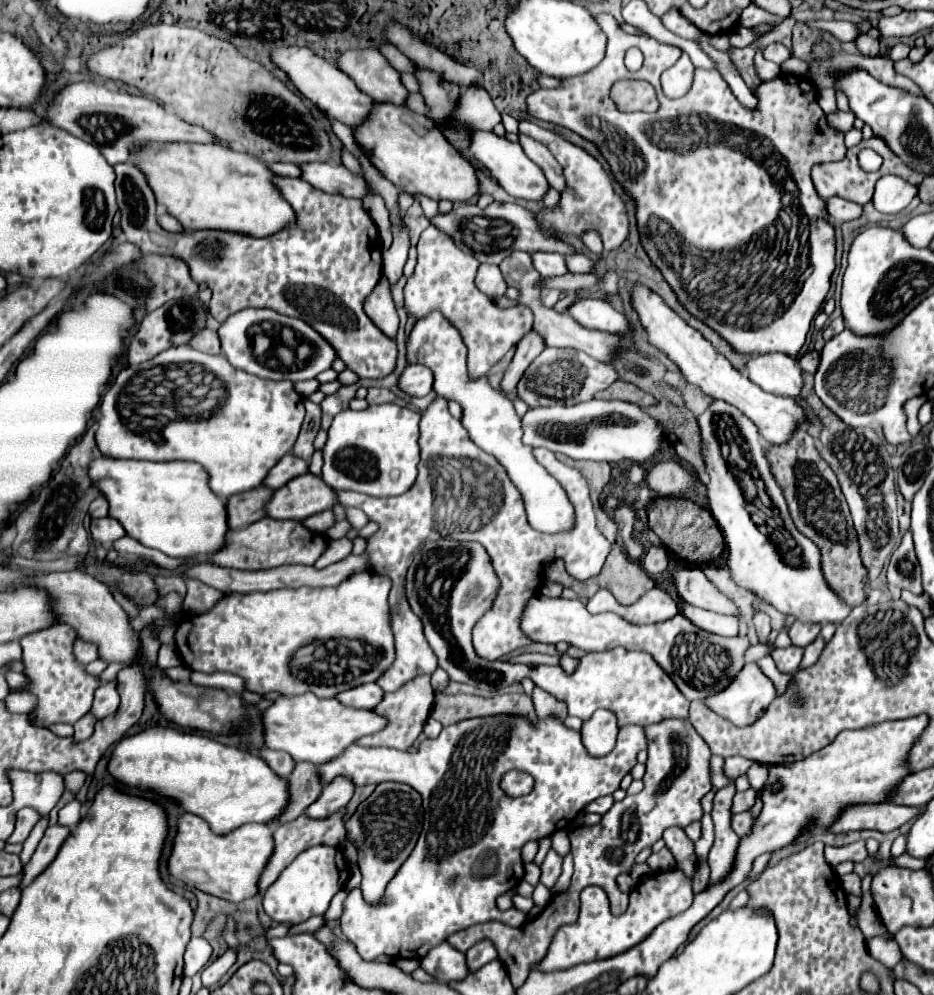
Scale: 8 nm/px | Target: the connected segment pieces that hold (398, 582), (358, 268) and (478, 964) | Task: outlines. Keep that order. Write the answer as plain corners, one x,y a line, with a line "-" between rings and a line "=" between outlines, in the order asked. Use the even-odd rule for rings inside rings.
436,398
426,408
426,412
422,414
422,420
420,420
420,448
422,448
422,460
420,460
420,466
418,466
418,478
406,494
396,496
396,498
374,498
374,496
364,496
360,492
338,492
338,502
340,504
360,508
364,514
368,514
370,520
378,522
380,528
378,528
376,534
372,534
368,538
366,552
370,556
372,570
378,572
378,574
390,576
392,582
394,582
392,594
390,594
390,606
392,606
392,630
396,634
396,662
392,664
392,670
388,670
388,674
384,674
384,678
380,678
380,682
378,682
378,686
382,686
384,692
396,692
398,688
402,688
406,682
414,680
416,676
432,674
438,668
438,658
426,642
422,620
412,612
412,608
406,600
406,590
404,590
406,570
412,564
416,548
420,548
420,544
424,544
426,540
446,540
446,538
450,538
450,540
478,540
486,548
486,552
490,554
494,570
498,572
498,578
500,578
502,586
500,586
500,594
498,594
492,610
486,612
474,628
474,650
484,660
498,660
498,658
502,658
502,656
506,656
506,654
522,648
522,646
534,644
534,640
528,638
526,632
520,628
520,620
524,616
526,602
530,598
534,598
542,588
542,580
538,580
538,578
544,572
544,566
548,562
552,562
556,558
562,558
566,562
567,572
575,579
584,581
598,575
610,554
610,550
612,550
612,544
596,528
596,516
590,499
587,480
581,475
580,471
564,466
558,460
556,454
560,454
560,452
551,452
543,447
534,448
534,456
538,463
542,464
551,476
557,477
558,482
564,488
575,508
576,526
568,534
554,534
552,536
552,534
540,534
540,532
536,532
528,526
520,492
512,486
506,470
498,464
498,460
494,456
480,450
468,438
468,432
464,430
462,422
456,420
448,412
444,398
-
438,456
442,456
446,466
444,464
436,466
-
438,478
442,478
444,486
438,484
=
130,162
116,164
116,194
118,194
118,206
122,210
122,230
130,244
138,246
142,254
174,254
178,258
184,258
190,266
190,274
196,282
206,282
212,290
210,300
210,314
220,324
224,318
232,316
234,312
240,312
244,308
272,308
286,316
296,316
308,322
314,330
318,330
332,346
336,346
338,356
346,362
348,370
354,370
360,378
384,378
396,368
398,348
392,338
388,338
380,328
374,326
374,322
368,322
368,316
364,312
364,302
368,294
376,288
380,282
380,262
382,262
382,250
380,250
380,238
378,228
368,216
368,212
362,208
360,200
344,198
340,194
324,194
322,190
316,190
312,184
300,180
300,178
282,178
278,176
276,186
280,186
284,198
290,202
290,206
296,212
296,226
290,226
288,230
280,230
280,234
274,234
272,238
244,238
242,234
224,234
220,230
196,230
186,234
172,234
166,232
158,220
156,220
156,204
154,194
150,186
146,184
144,172
140,168
132,166
-
288,286
312,286
314,290
304,292
302,296
292,296
292,288
=
478,942
478,946
472,946
472,950
466,952
466,964
472,972
480,970
484,964
492,962
496,958
496,950
492,942

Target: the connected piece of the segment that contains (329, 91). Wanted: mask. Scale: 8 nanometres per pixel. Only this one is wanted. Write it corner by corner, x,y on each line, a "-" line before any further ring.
296,46
276,48
272,50
272,60
278,64
278,68
282,68
290,76
294,86
314,106
318,106
328,118
334,118
350,128
358,128
364,122
364,118
368,118
372,108
376,106
376,102
368,94
356,88
356,84
352,82
352,78
348,78
348,74
344,74
340,68
326,62
324,58
312,54
312,50
308,48
296,48

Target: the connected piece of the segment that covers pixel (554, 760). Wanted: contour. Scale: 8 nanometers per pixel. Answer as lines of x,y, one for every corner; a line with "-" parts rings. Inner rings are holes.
488,716
462,720
448,728
442,728
438,738
424,740
420,744
420,750
414,754
394,748
364,748
356,744
350,746
340,758
318,766
324,784
328,784
336,776
348,776
356,786
402,782
418,790
424,800
424,830
412,854
400,866
398,874
388,882
380,904
368,904
360,888
354,888
348,894
340,918
344,936
356,946
358,954
364,960
374,960
378,956
422,958
422,942
424,954
428,954
428,950
442,944
450,934
464,930
472,924
498,920
512,928
522,926
528,914
520,912
518,908
502,912
496,906
496,898
508,892
508,888
518,886
520,878
524,876
520,848
530,840
540,842
542,838
552,836
554,830
566,828
574,822
578,812
582,812
588,802
616,792
620,788
622,778
634,768
638,750
644,748
646,738
642,726
620,728
614,750
602,758
592,758
584,750
578,732
566,728
560,720
538,720
538,726
532,726
524,722
524,718
-
508,770
530,772
536,780
534,790
528,796
520,798
508,796
500,788
500,782
-
454,878
458,882
450,884

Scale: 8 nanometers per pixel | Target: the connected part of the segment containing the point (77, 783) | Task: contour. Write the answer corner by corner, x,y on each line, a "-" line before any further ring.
74,770
74,772
66,774
66,776
64,776
66,788
68,788
68,790
72,790
72,792
76,792
76,790
84,784
84,778
86,778
86,774
82,774
82,772
78,772
78,770

